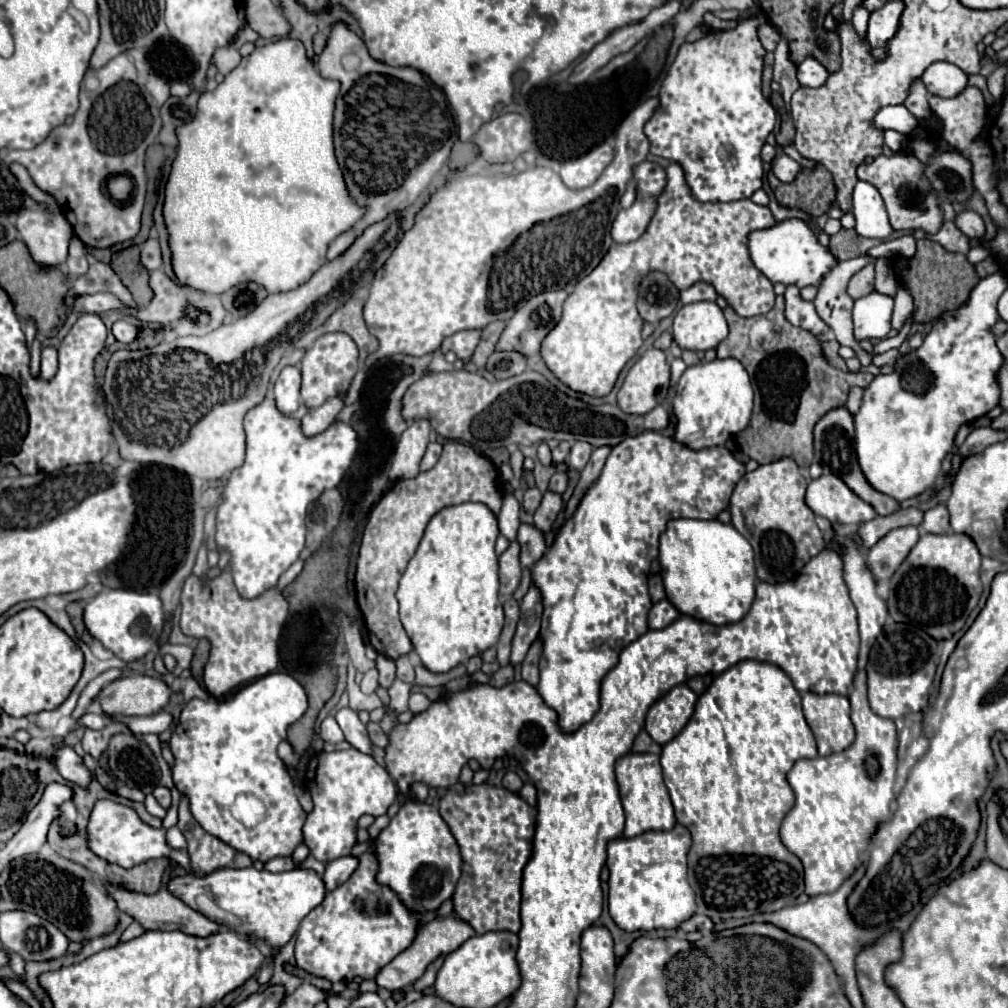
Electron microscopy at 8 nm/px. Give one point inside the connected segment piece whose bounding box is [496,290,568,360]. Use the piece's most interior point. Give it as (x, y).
(528, 327)

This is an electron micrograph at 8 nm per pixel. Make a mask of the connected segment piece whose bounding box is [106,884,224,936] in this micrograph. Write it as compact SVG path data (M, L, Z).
M106 884L108 892L112 894L112 898L116 900L118 908L126 914L130 914L134 920L138 920L146 930L182 930L184 934L192 934L192 936L210 936L220 932L224 926L218 926L216 922L210 922L206 916L198 914L196 910L190 910L190 906L186 906L182 900L178 900L176 896L172 896L166 888L160 888L156 894L134 894L128 890L122 890L118 886L110 886Z

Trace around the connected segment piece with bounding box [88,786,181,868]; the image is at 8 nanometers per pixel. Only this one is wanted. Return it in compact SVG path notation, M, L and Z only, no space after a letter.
M174 786L171 789L172 805L167 810L167 816L163 819L162 830L156 830L148 824L144 824L138 814L122 804L116 804L112 800L100 800L96 802L90 822L88 822L88 848L98 854L100 858L104 858L106 862L112 864L120 864L122 868L132 868L144 860L150 858L162 858L162 856L172 856L174 858L174 850L166 844L167 830L176 825L178 822L178 806L181 794Z

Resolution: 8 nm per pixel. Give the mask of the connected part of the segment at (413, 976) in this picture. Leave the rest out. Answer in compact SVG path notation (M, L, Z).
M450 914L448 918L434 918L422 930L418 930L414 942L402 954L398 954L398 958L394 958L394 962L388 962L386 966L382 966L382 970L378 970L378 974L376 974L374 980L382 988L400 990L400 988L416 982L424 974L424 970L428 968L428 964L432 960L436 960L440 954L454 952L458 946L462 946L472 936L474 936L474 930L466 922L462 922L456 914Z

